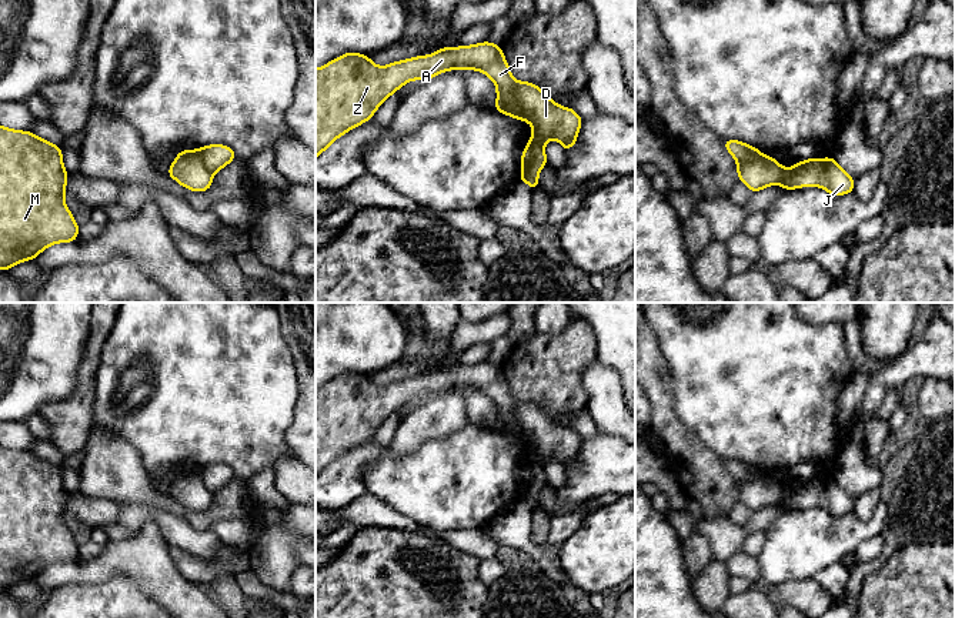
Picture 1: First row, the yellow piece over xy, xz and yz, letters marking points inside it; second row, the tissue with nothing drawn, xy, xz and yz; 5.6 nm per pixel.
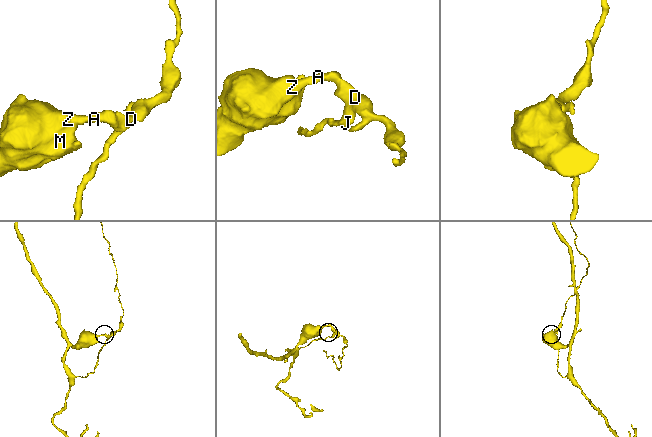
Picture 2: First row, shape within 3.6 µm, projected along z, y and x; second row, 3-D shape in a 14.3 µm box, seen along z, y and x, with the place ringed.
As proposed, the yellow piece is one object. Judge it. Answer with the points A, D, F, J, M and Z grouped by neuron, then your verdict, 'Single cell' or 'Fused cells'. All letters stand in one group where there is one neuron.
Groups: A F J M Z / D. Fused cells

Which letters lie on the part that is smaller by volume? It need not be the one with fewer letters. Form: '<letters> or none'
D

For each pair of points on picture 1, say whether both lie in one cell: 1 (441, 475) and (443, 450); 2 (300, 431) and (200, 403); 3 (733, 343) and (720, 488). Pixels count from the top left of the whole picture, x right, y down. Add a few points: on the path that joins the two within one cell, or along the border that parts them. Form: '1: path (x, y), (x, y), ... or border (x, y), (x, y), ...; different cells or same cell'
1: path (443, 470), (443, 456); same cell
2: border (297, 396), (293, 420), (284, 434), (284, 443); different cells
3: border (697, 437), (723, 460); different cells

